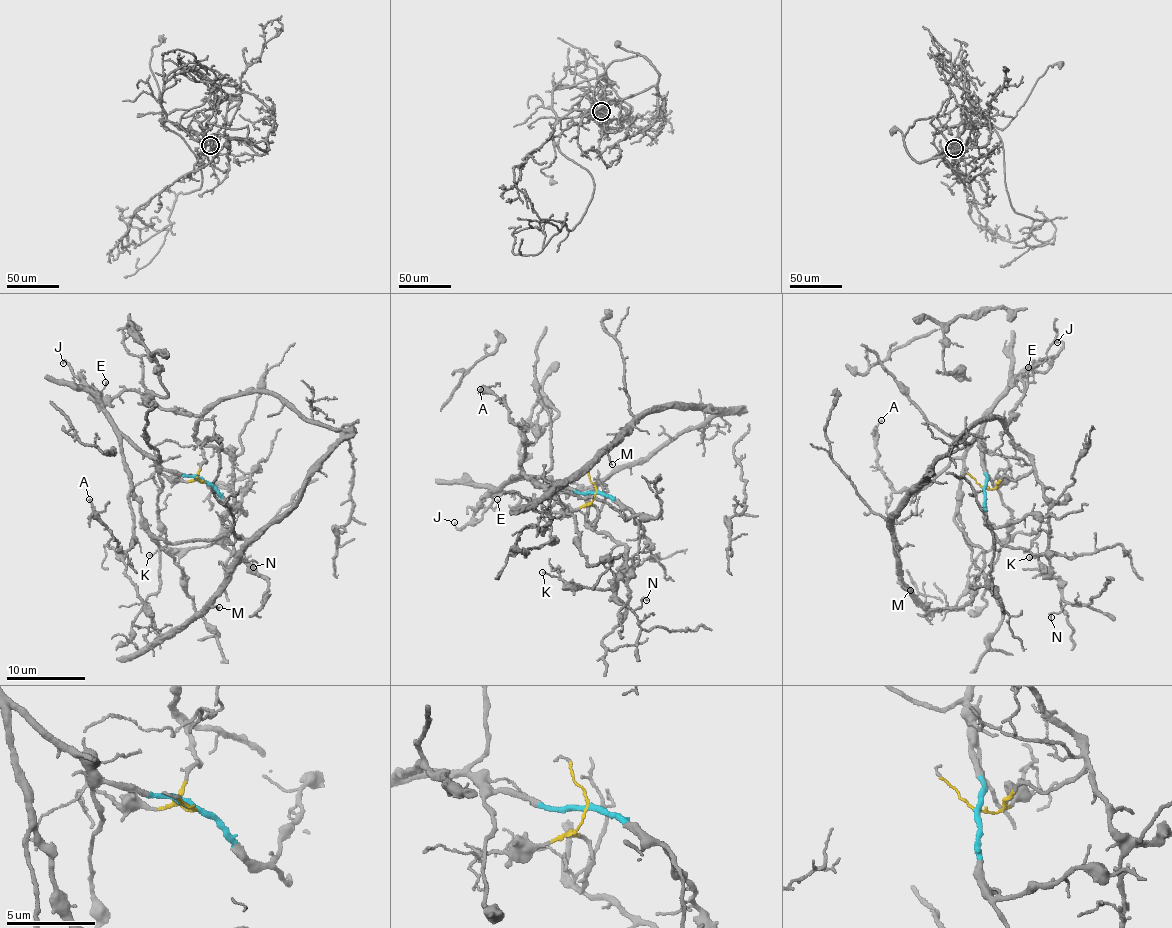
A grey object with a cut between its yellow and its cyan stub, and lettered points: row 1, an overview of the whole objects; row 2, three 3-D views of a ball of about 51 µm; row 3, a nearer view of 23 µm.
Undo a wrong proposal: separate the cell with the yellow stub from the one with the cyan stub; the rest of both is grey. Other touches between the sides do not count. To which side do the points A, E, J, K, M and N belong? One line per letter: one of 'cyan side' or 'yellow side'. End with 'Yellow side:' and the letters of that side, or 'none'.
A: cyan side
E: cyan side
J: cyan side
K: yellow side
M: yellow side
N: yellow side
Yellow side: K, M, N

